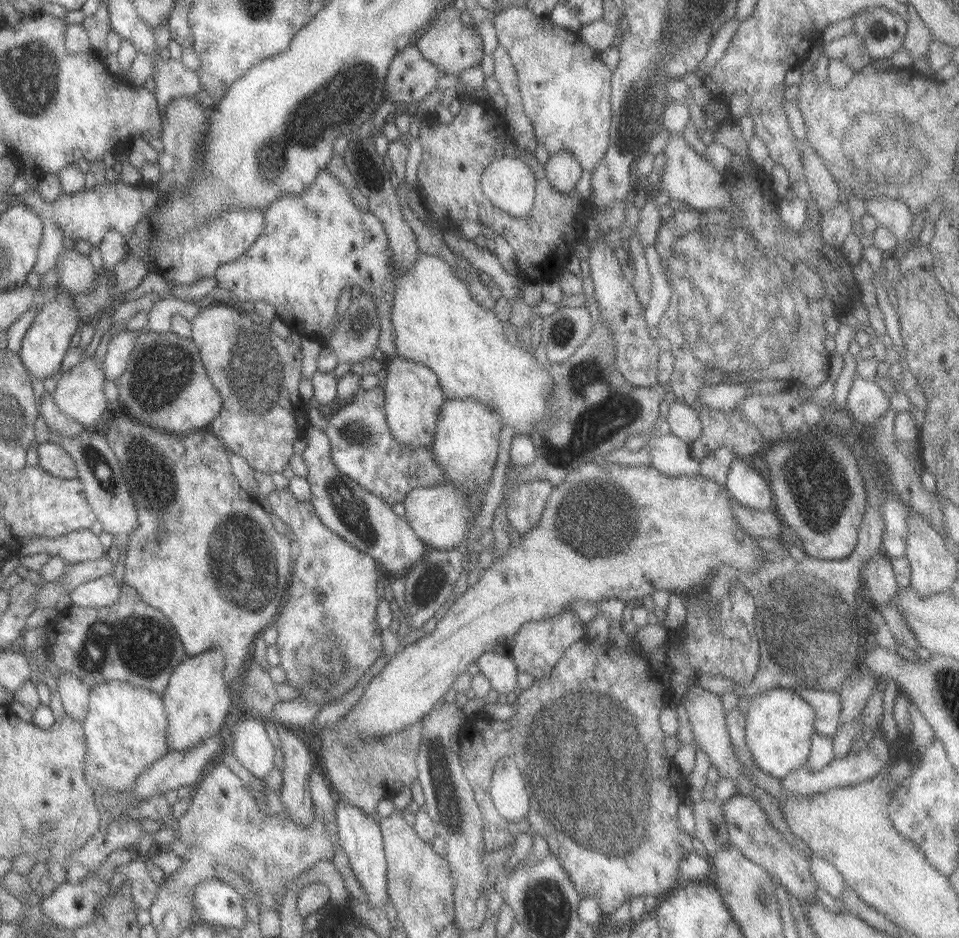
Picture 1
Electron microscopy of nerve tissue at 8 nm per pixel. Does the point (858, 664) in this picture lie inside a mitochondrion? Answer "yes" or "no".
no

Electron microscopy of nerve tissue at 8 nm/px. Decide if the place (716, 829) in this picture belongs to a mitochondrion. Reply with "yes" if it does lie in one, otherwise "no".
no

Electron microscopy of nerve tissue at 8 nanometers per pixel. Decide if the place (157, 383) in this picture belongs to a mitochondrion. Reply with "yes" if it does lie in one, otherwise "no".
yes

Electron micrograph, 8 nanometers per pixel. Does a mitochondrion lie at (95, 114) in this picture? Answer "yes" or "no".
no

